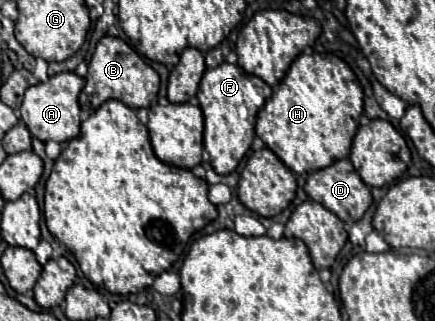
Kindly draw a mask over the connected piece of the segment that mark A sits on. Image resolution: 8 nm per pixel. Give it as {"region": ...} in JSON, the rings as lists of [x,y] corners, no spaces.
{"region":[[[60,72],[48,78],[48,82],[38,82],[36,86],[30,86],[24,92],[24,100],[20,106],[22,122],[30,130],[32,136],[38,140],[54,140],[54,142],[68,142],[72,136],[80,134],[80,106],[78,106],[78,94],[84,86],[84,80],[76,76],[74,72]]]}

